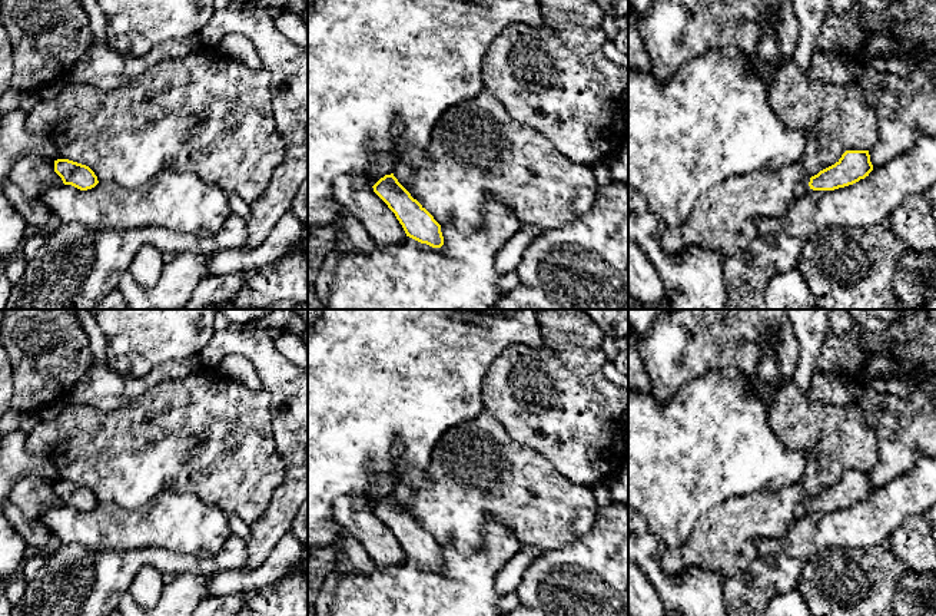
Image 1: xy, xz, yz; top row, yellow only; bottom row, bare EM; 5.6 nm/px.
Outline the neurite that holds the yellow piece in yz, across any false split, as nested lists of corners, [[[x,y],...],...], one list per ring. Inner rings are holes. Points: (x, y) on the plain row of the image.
[[[846,471],[832,487],[811,497],[809,503],[799,503],[793,513],[796,519],[813,511],[834,511],[859,503],[873,491],[869,471]]]

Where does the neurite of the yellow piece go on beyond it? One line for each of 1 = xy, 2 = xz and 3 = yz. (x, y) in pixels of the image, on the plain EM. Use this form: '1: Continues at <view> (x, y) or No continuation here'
1: No continuation here
2: No continuation here
3: Continues at yz (802, 509)

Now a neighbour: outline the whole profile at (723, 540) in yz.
[[[786,384],[770,403],[769,414],[774,433],[789,448],[807,453],[807,468],[799,486],[780,490],[763,490],[746,497],[730,499],[704,513],[693,527],[684,544],[661,550],[661,569],[678,576],[690,567],[733,579],[743,573],[757,557],[756,540],[779,539],[787,534],[796,520],[796,504],[839,483],[846,471],[870,471],[877,463],[877,437],[864,421],[864,408],[859,401],[846,407],[813,403],[793,384]]]

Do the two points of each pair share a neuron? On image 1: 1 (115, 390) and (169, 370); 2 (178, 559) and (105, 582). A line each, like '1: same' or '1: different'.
1: same
2: same

